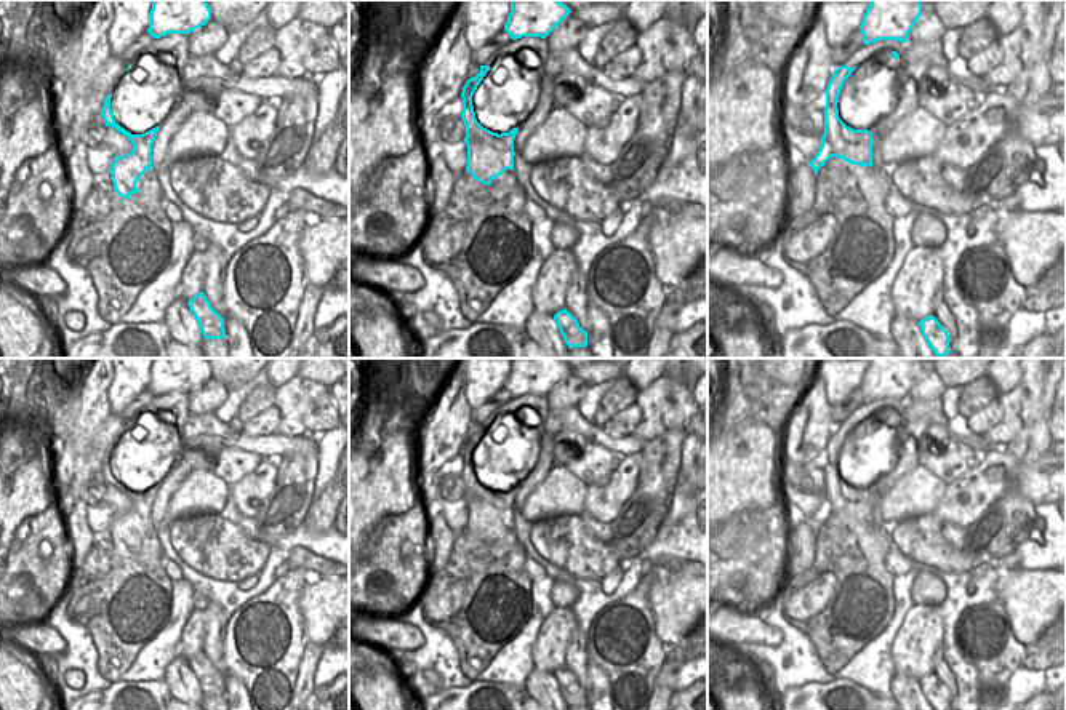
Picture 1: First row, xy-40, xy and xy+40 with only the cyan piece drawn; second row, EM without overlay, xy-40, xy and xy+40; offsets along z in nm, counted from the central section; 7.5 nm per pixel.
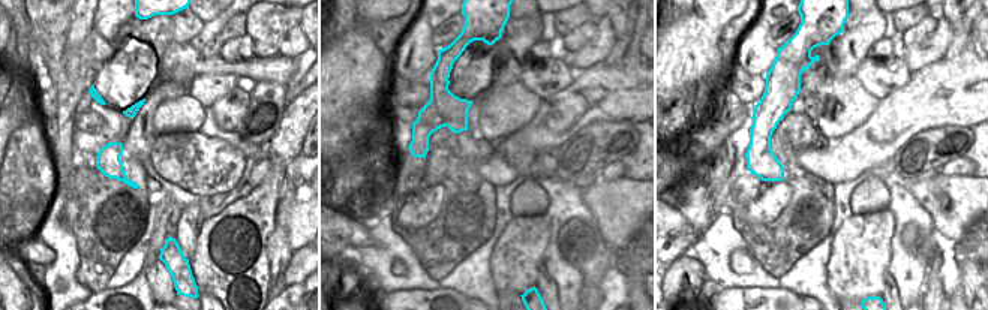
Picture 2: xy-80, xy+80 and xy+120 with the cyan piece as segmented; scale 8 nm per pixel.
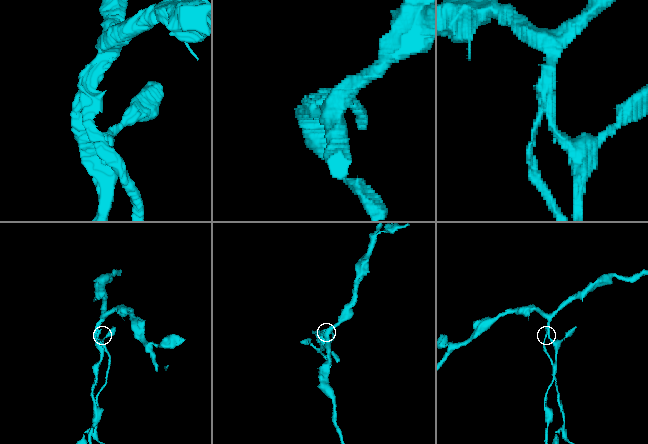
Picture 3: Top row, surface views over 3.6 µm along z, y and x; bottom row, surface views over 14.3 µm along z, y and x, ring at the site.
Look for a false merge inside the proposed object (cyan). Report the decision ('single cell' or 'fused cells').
fused cells

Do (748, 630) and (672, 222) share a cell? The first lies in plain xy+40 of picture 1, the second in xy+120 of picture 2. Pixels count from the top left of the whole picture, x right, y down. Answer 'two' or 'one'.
one

